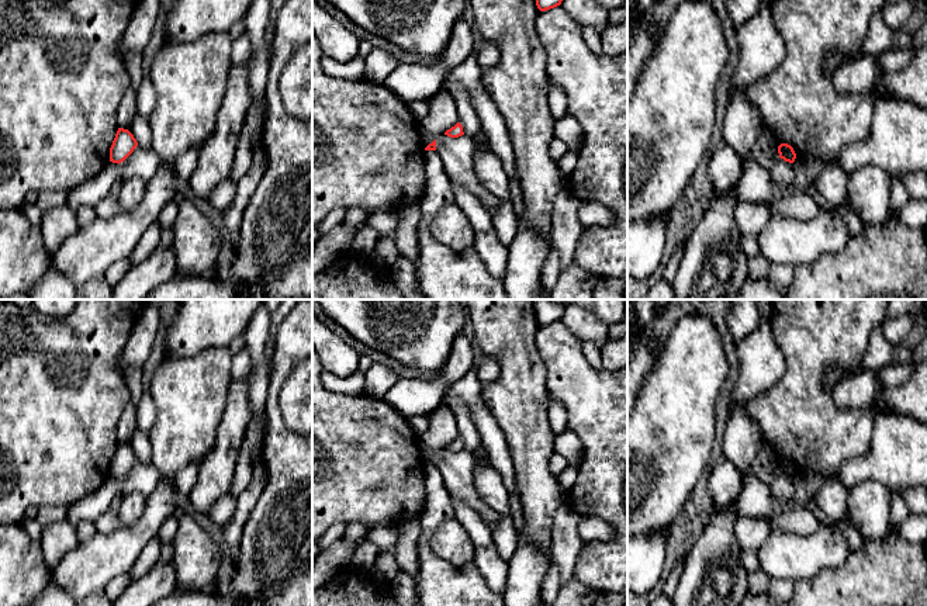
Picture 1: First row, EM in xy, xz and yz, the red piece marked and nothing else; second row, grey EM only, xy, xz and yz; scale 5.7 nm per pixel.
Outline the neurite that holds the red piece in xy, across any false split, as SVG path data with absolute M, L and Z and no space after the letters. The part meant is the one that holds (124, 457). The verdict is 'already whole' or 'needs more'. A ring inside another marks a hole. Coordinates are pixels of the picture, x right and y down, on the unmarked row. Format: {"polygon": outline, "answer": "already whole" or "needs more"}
{"polygon": "M118 443L113 460L110 463L110 477L121 478L124 477L138 461L134 450L124 443Z", "answer": "already whole"}

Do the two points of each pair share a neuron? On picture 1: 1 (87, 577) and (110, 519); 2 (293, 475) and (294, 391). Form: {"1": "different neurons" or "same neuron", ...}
{"1": "different neurons", "2": "different neurons"}

